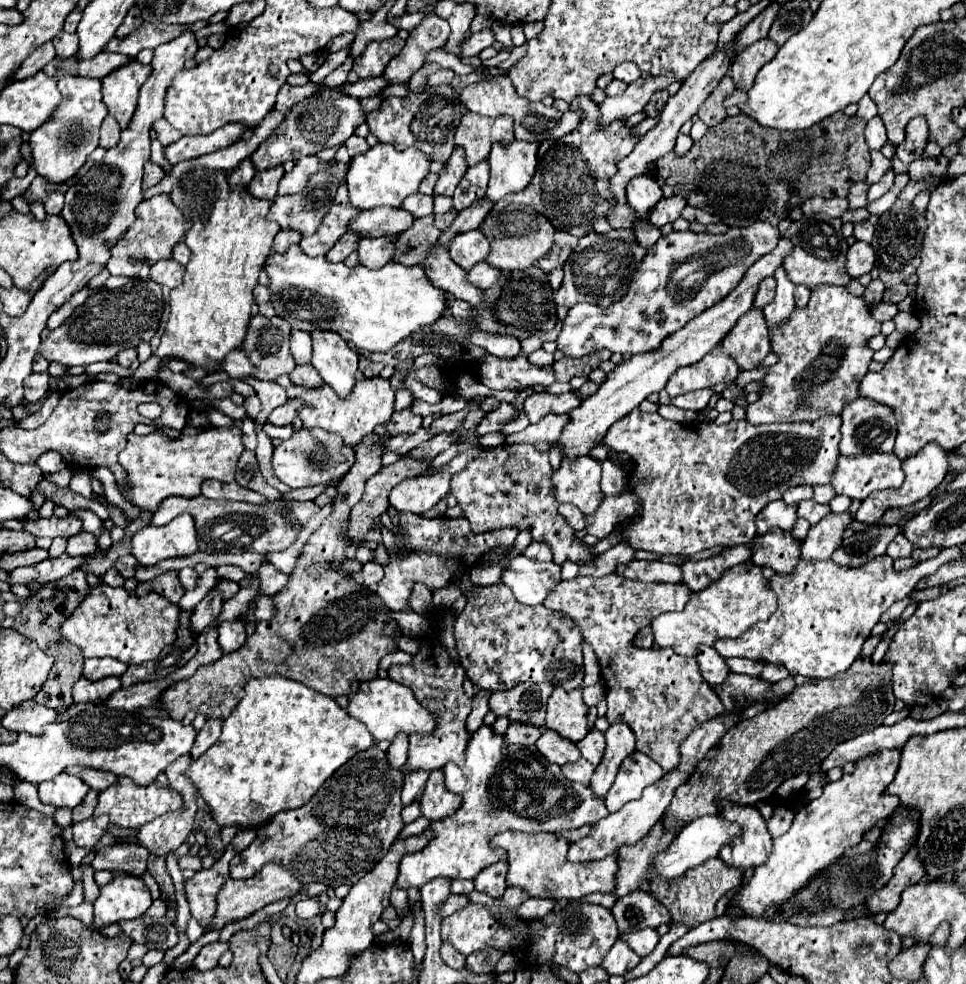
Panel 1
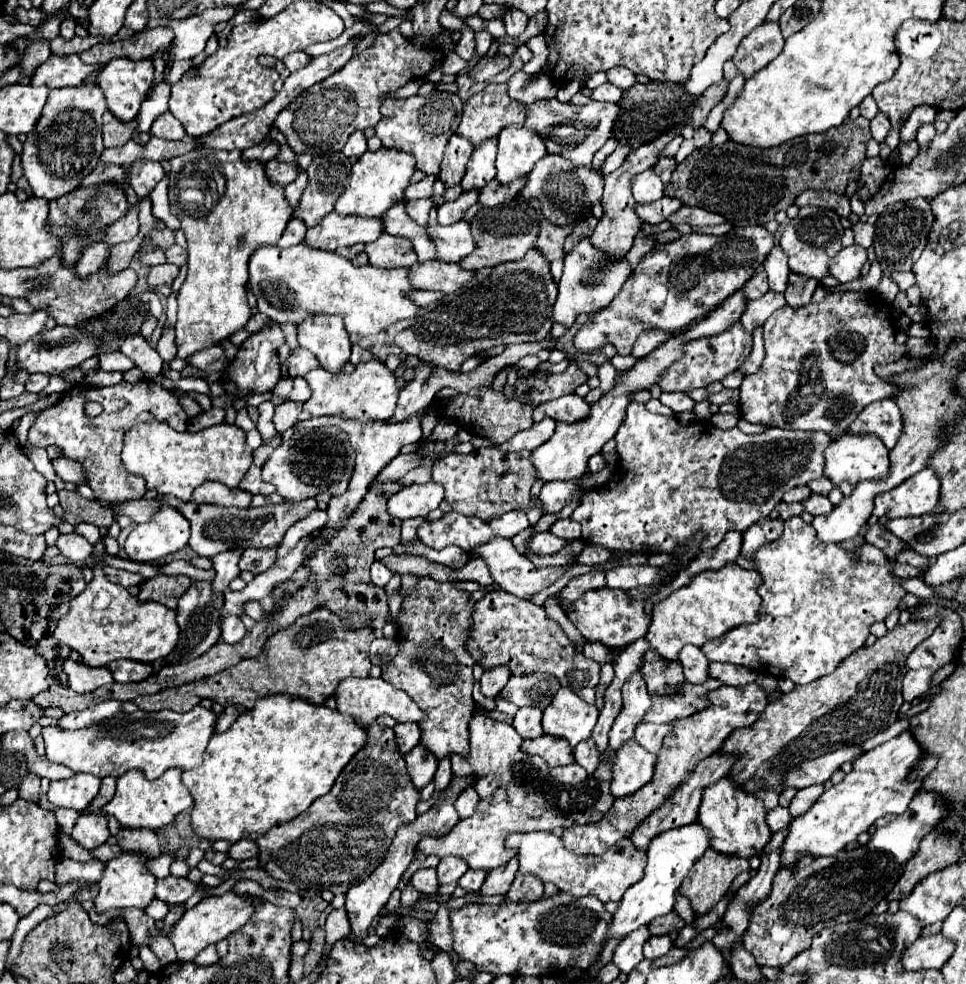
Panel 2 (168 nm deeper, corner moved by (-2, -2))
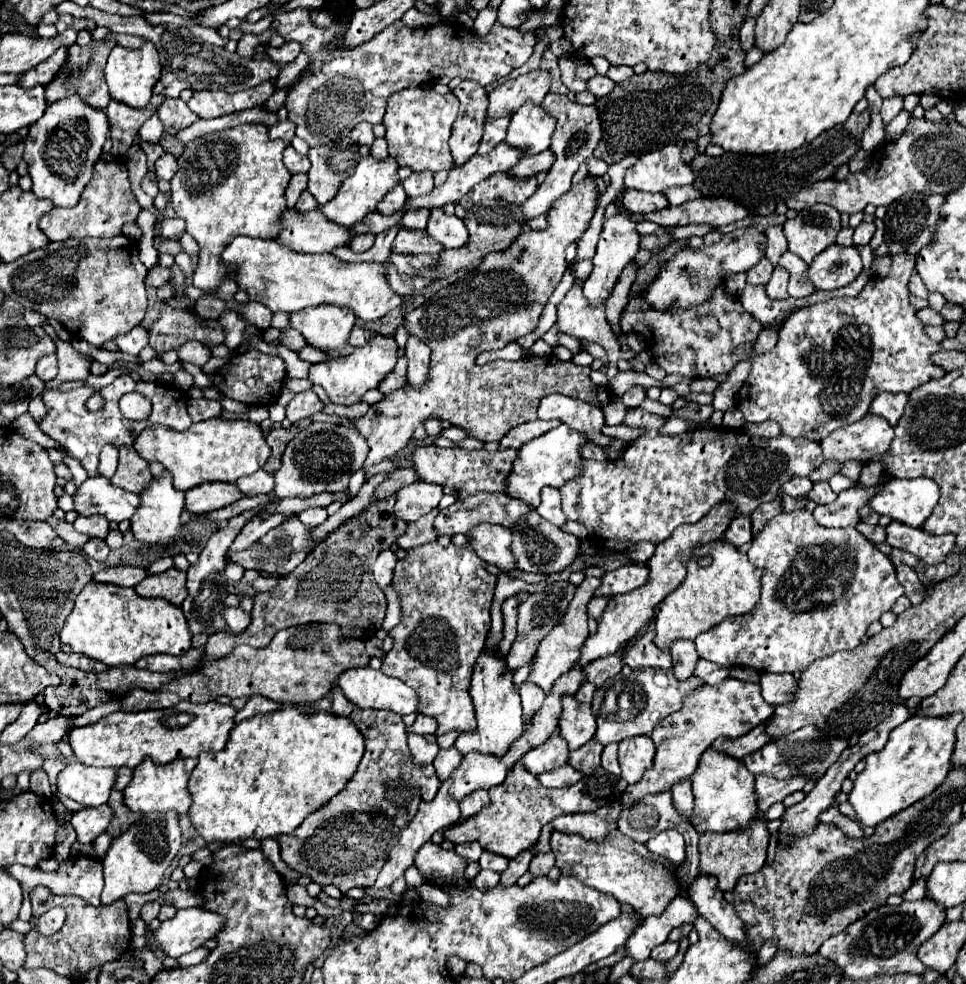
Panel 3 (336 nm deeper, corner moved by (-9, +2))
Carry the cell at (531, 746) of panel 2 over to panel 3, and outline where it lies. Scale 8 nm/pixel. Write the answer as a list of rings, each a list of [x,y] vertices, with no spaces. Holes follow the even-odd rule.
[[[552,735],[550,739],[546,739],[542,745],[526,751],[520,761],[522,765],[534,773],[534,775],[540,775],[540,773],[546,773],[546,771],[552,771],[556,767],[562,767],[566,765],[568,761],[568,747],[564,743],[564,739],[560,739],[558,735]]]

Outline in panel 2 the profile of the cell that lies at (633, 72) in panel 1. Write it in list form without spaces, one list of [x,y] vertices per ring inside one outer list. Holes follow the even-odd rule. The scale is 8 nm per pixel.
[[[613,67],[613,71],[607,71],[607,79],[609,79],[609,83],[613,83],[615,87],[619,87],[623,91],[631,89],[637,83],[635,73],[629,71],[627,67]]]

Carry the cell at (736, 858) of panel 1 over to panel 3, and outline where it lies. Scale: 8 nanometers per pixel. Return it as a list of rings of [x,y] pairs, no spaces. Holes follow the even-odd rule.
[[[706,749],[700,757],[698,769],[692,775],[692,791],[696,797],[692,825],[698,833],[716,831],[738,831],[748,827],[752,819],[756,819],[756,793],[754,793],[754,775],[744,767],[742,761],[724,755],[714,749]]]

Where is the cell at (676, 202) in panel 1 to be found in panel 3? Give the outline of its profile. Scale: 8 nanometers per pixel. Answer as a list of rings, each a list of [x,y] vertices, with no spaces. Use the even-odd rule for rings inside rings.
[[[624,189],[622,191],[622,201],[620,201],[628,211],[644,215],[650,211],[660,211],[668,207],[668,201],[662,193],[644,193],[636,189]]]

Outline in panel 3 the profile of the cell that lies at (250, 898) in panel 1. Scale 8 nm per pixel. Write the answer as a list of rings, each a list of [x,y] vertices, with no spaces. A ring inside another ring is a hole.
[[[200,907],[180,909],[174,919],[162,921],[158,931],[154,931],[154,943],[164,957],[178,959],[216,937],[220,927],[224,927],[224,917],[218,917],[216,913],[208,913]]]

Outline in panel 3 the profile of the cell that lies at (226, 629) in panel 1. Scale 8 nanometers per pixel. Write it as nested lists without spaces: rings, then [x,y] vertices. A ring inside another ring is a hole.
[[[226,607],[224,621],[232,633],[242,633],[250,625],[250,613],[246,613],[242,607]]]

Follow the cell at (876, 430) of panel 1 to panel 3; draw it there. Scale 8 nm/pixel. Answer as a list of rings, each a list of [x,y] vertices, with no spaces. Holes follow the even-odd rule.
[[[882,393],[882,395],[876,395],[876,399],[872,401],[870,413],[882,415],[890,425],[896,425],[896,421],[904,413],[906,403],[908,403],[908,395],[904,395],[904,393],[896,393],[896,395]]]

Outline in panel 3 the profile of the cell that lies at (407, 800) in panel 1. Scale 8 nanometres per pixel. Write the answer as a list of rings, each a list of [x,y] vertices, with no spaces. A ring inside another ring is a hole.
[[[408,733],[408,747],[418,765],[428,765],[438,755],[440,747],[436,743],[436,735],[416,735]]]

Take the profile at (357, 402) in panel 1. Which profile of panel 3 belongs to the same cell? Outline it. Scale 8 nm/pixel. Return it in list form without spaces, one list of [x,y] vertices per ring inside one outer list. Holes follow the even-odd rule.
[[[374,335],[364,347],[356,347],[350,355],[344,357],[328,357],[322,363],[316,363],[310,367],[308,379],[314,385],[324,387],[324,391],[328,393],[328,397],[332,399],[332,403],[340,403],[340,405],[354,405],[360,401],[360,397],[378,387],[378,383],[394,369],[396,365],[396,341],[394,337],[388,335]]]

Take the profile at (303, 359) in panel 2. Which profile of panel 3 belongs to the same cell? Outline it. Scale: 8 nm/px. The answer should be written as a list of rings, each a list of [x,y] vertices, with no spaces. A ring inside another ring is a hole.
[[[294,327],[282,329],[278,341],[280,341],[282,345],[286,345],[288,349],[292,349],[292,351],[300,351],[300,349],[306,345],[306,343],[304,343],[304,337],[302,337]]]

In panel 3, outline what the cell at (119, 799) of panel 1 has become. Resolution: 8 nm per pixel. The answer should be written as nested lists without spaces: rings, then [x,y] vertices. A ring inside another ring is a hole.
[[[144,759],[136,769],[134,777],[124,789],[124,803],[128,809],[136,813],[152,813],[152,811],[178,811],[180,815],[188,813],[190,795],[188,795],[188,777],[190,771],[186,767],[186,759],[176,759],[168,765],[154,765],[152,759]]]

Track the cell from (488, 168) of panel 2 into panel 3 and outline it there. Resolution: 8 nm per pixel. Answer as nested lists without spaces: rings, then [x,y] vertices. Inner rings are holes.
[[[510,115],[498,117],[498,119],[486,119],[486,123],[484,123],[484,137],[482,137],[478,155],[484,155],[484,153],[492,151],[496,147],[496,143],[500,143],[506,137],[508,123],[510,123]]]

